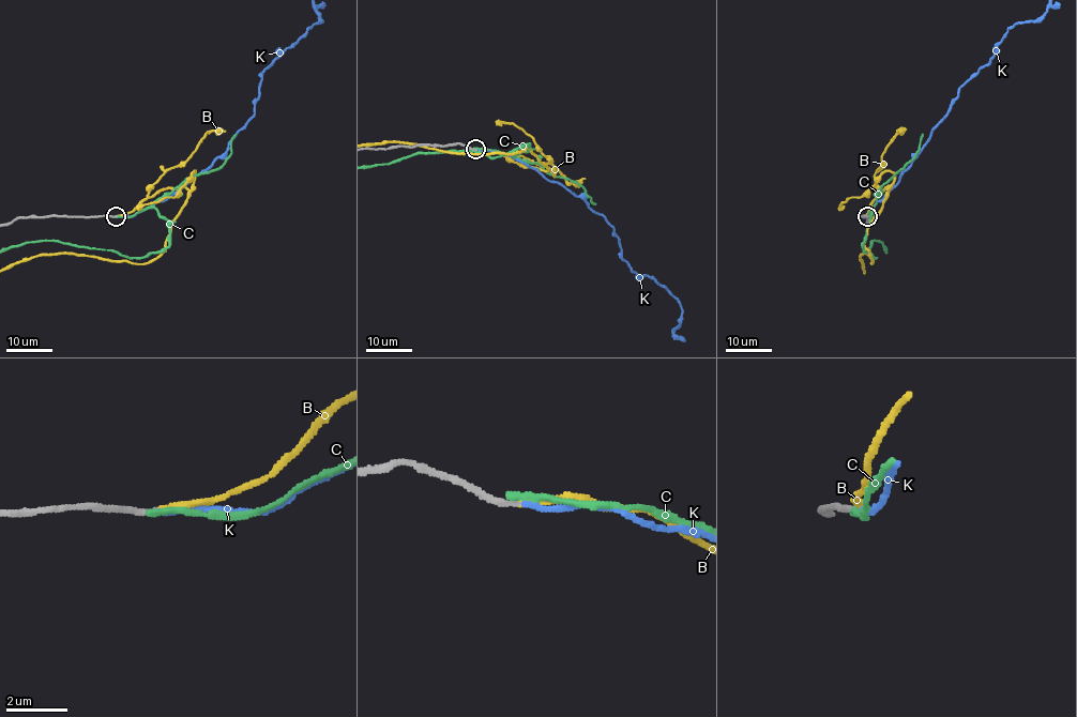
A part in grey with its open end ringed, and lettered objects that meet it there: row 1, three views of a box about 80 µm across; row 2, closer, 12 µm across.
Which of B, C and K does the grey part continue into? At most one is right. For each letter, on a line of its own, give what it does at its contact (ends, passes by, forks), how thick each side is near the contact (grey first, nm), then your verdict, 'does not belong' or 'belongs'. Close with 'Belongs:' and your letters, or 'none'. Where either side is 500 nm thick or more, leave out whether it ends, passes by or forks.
B: it ends there; 190 nm thick on the grey side, 200 nm on the other; belongs
C: it ends there; 220 nm thick on the grey side, 240 nm on the other; does not belong
K: it ends there; 190 nm thick on the grey side, 170 nm on the other; does not belong
Belongs: B

